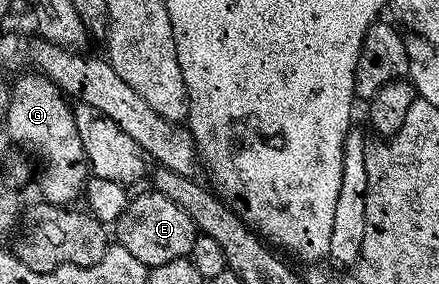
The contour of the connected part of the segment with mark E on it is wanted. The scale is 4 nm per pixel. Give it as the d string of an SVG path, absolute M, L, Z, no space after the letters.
M151 188L145 190L145 194L140 194L137 198L135 196L129 201L120 218L115 221L115 241L126 248L130 256L142 260L142 264L149 268L189 257L198 235L194 220L190 220L188 213L178 204L174 204L174 200L162 196L162 192Z

